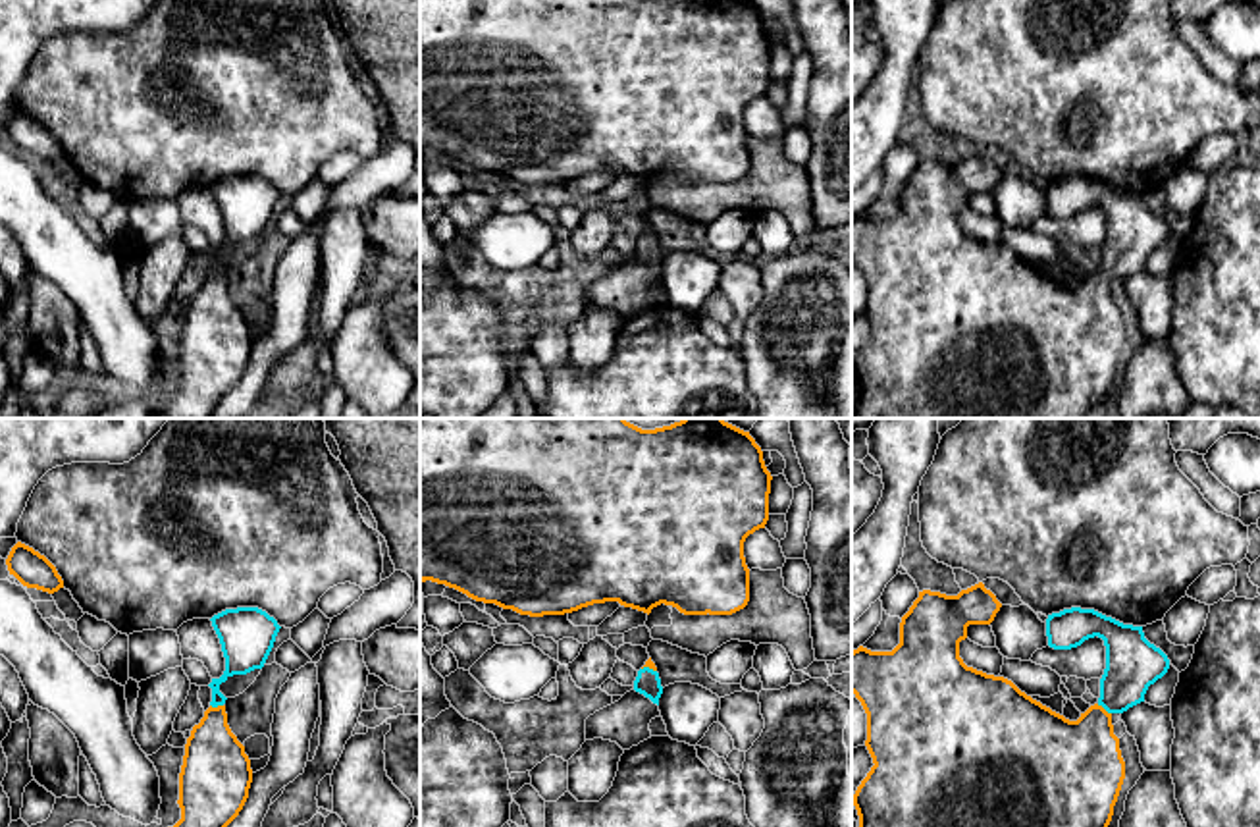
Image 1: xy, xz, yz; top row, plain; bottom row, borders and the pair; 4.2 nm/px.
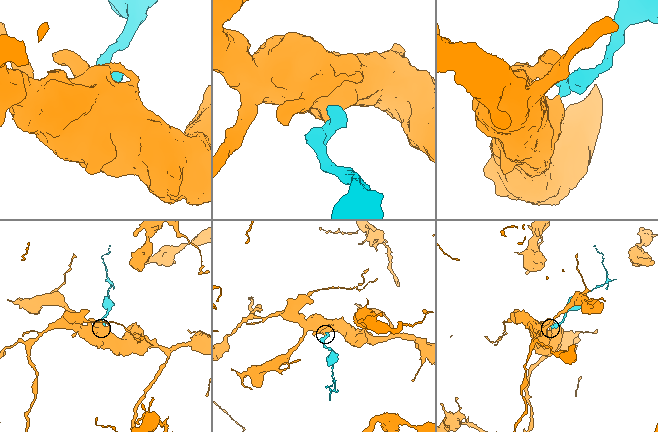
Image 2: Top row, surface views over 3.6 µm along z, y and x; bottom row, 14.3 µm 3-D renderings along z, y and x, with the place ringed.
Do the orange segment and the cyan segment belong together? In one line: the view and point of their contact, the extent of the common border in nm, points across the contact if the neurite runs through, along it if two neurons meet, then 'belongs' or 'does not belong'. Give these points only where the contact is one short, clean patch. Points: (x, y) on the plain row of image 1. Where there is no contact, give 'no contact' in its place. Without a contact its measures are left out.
contact yz (1102, 276); length 80 nm; way yz (1079, 330), (1087, 320), (1102, 276), (1120, 259), (1133, 232); belongs

